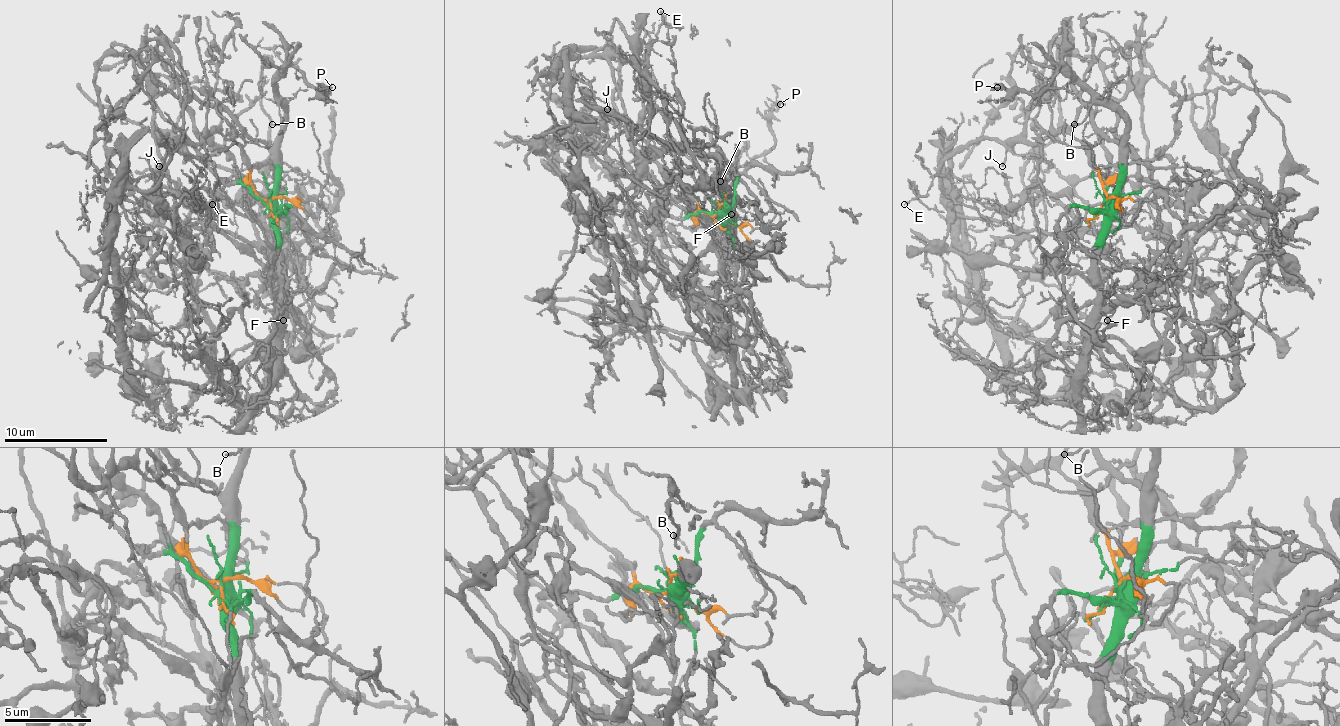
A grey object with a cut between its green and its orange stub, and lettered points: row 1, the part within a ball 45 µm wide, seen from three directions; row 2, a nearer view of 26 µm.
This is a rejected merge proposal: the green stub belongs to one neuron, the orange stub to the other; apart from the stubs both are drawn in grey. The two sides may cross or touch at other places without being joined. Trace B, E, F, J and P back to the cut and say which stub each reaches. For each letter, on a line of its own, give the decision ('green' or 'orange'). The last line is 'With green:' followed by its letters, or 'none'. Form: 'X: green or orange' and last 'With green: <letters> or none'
B: green
E: orange
F: green
J: orange
P: green
With green: B, F, P

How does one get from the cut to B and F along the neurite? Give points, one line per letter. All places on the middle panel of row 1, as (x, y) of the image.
B: (719, 211), (731, 232), (726, 201), (729, 188), (721, 180)
F: (719, 211), (729, 203), (731, 214)

